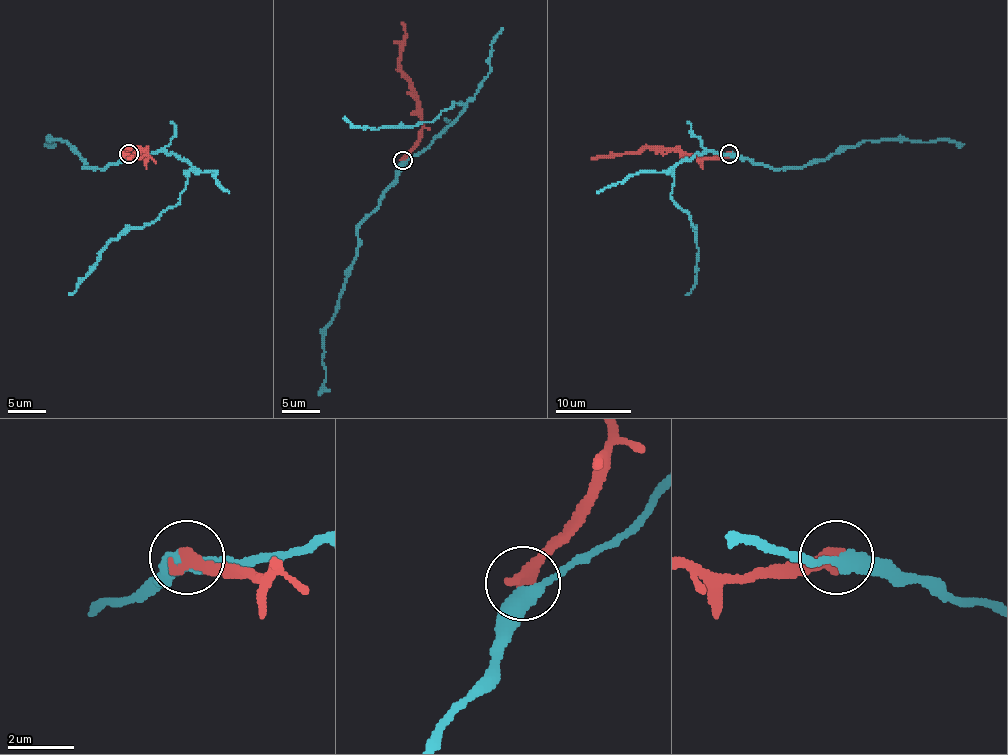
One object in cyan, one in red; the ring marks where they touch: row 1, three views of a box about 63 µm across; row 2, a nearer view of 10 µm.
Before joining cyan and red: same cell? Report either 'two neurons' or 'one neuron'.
two neurons

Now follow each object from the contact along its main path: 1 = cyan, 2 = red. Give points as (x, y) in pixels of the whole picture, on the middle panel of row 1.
1: (403, 161), (418, 156), (465, 107), (454, 101), (431, 122), (378, 129), (356, 128), (345, 116)
2: (403, 160), (418, 139), (422, 114), (412, 82), (399, 63), (399, 43), (405, 33), (401, 22)

